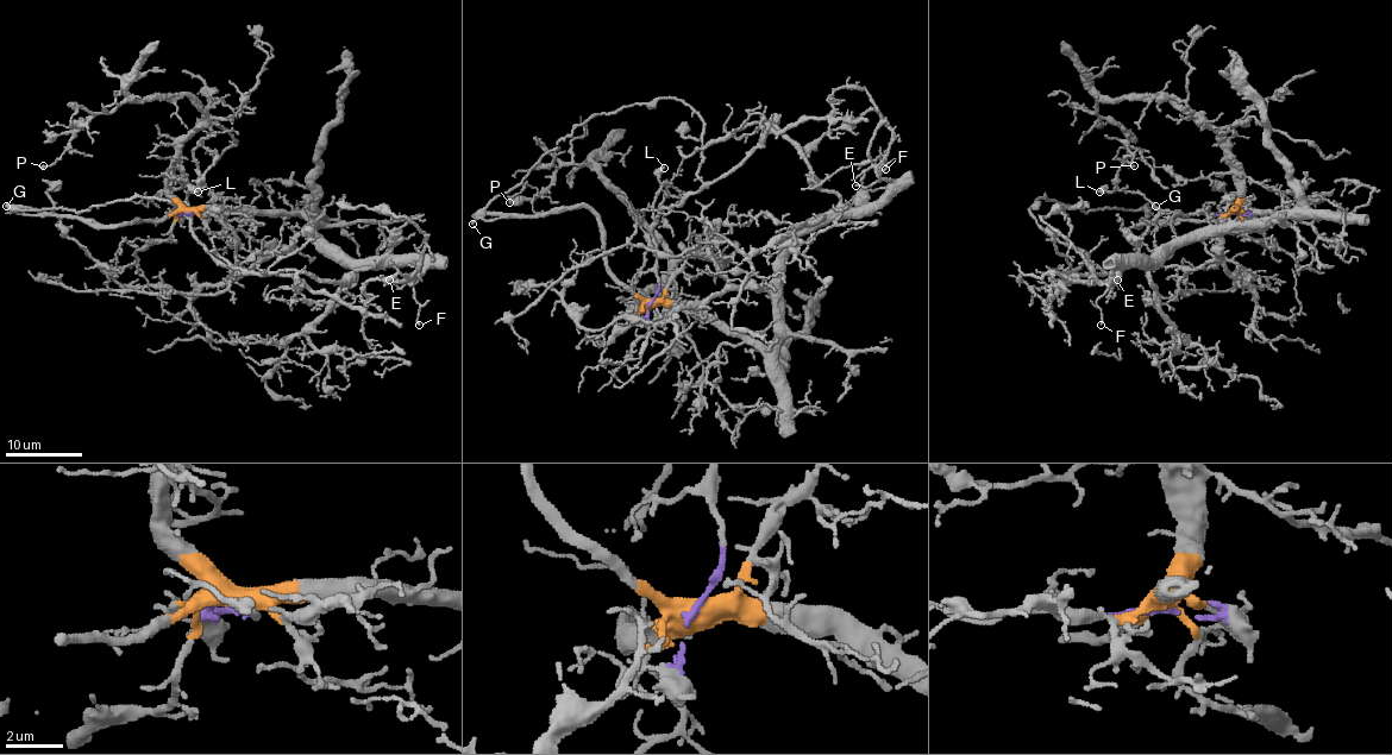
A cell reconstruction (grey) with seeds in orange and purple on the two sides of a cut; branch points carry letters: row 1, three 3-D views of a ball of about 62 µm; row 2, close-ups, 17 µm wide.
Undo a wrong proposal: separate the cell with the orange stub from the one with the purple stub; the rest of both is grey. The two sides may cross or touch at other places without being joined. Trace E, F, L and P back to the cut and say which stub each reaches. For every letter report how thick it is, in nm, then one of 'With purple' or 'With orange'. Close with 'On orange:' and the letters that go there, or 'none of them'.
E: Thickness 100 nm. With orange
F: Thickness 100 nm. With orange
L: Thickness 360 nm. With purple
P: Thickness 140 nm. With orange
On orange: E, F, P

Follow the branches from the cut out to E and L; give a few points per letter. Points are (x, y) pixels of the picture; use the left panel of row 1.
E: (186, 213), (301, 213), (336, 251), (352, 260), (417, 260), (424, 268), (417, 280), (401, 287), (389, 280)
L: (186, 213), (192, 214), (186, 211), (187, 193), (198, 192)

